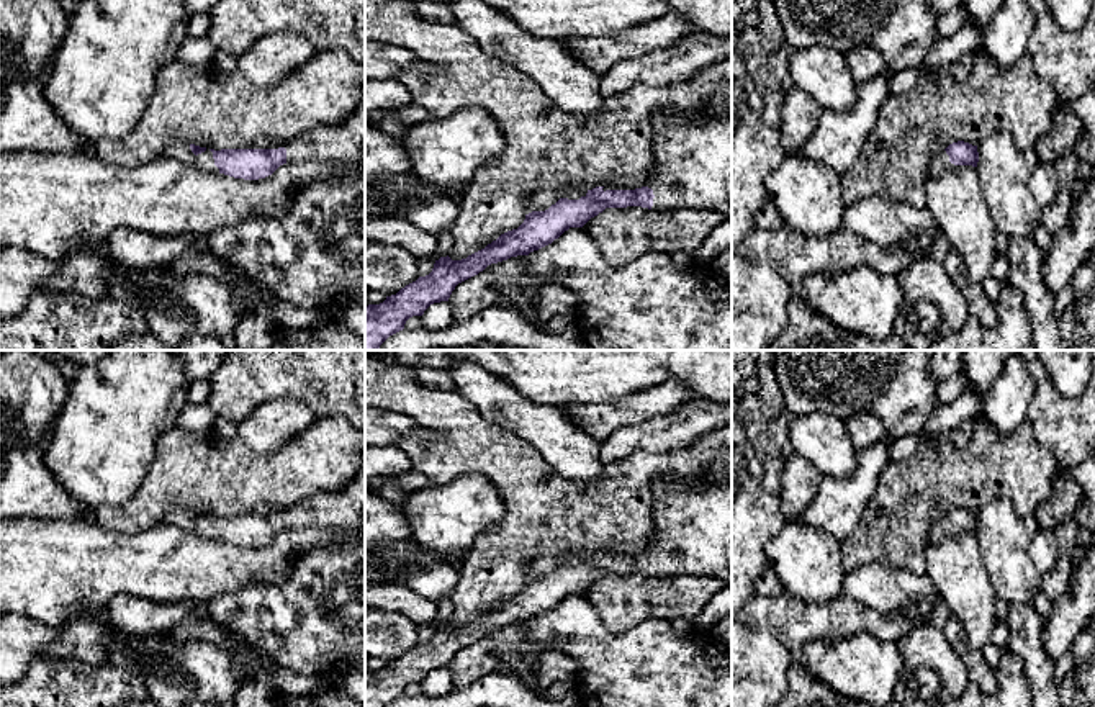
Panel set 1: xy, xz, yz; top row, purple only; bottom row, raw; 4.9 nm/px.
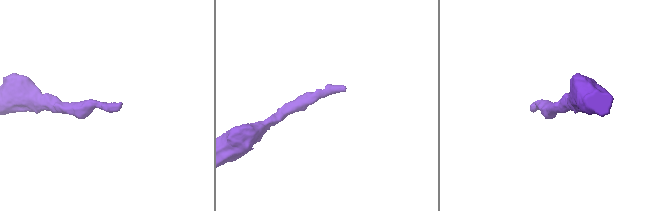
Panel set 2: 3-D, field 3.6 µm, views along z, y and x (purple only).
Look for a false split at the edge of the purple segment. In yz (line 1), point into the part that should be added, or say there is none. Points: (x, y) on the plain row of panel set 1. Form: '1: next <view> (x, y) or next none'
1: next yz (938, 531)

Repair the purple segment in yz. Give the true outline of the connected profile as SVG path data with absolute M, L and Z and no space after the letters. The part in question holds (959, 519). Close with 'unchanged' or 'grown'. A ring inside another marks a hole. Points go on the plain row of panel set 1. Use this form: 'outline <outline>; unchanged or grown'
outline M958 507L949 511L944 517L938 519L928 532L928 543L940 542L941 538L948 537L949 532L972 532L977 534L979 519L977 512L972 512L964 507Z; grown

